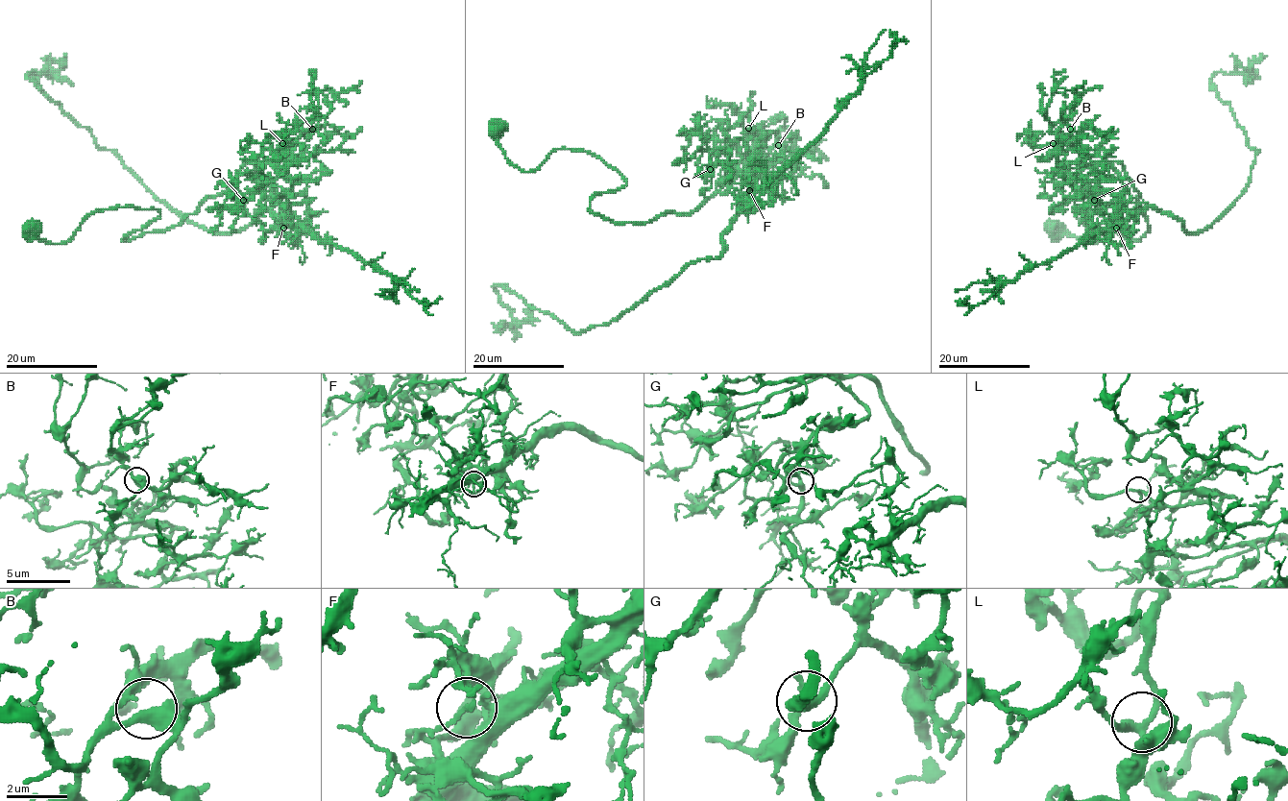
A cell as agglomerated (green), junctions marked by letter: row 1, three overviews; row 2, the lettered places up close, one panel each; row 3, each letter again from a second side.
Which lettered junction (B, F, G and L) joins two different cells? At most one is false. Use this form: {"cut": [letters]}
{"cut": ["F"]}

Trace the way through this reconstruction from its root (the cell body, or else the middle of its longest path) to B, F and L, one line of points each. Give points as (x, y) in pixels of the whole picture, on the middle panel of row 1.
B: (497, 128), (525, 171), (561, 148), (599, 157), (626, 183), (591, 210), (616, 223), (692, 213), (778, 145)
F: (497, 128), (525, 171), (599, 157), (626, 183), (591, 210), (616, 223), (692, 213), (749, 169), (749, 190)
L: (497, 128), (525, 171), (561, 148), (599, 157), (626, 183), (591, 210), (616, 223), (692, 213), (748, 128)

